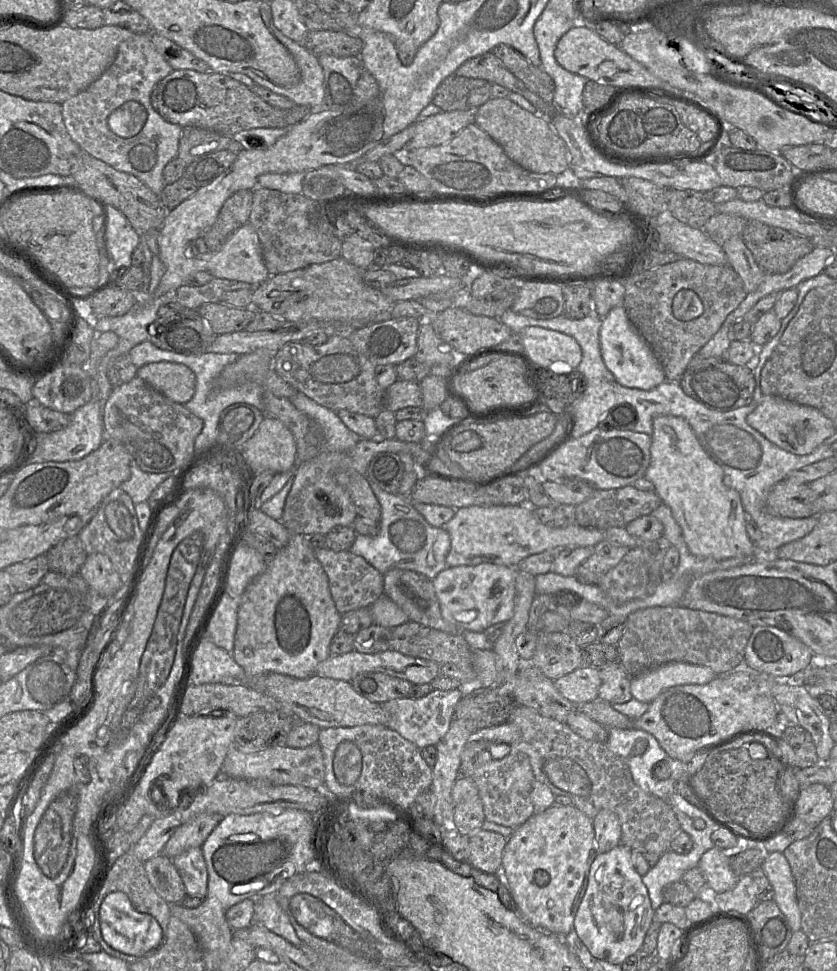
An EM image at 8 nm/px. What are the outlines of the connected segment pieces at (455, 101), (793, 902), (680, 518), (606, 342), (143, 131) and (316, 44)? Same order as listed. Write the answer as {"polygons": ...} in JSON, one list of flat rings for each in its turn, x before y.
{"polygons":[[[452,74,437,88,433,103,444,112,469,109,468,97,472,90,492,84,485,79]],[[771,852,762,864,762,869,774,890,774,901,785,915,791,930,801,929,796,884,788,860,781,852]],[[660,415,653,420,650,464,645,477,653,483,656,494,667,505,681,527,689,551,702,558,723,560,729,558,754,559,754,543,750,540,746,525,747,514,742,507,739,493,726,486,722,468,713,461,701,446,690,425,680,417]],[[622,304,614,307,602,320,600,350,607,369,622,386,652,390,667,380,660,362,629,321]],[[144,33,134,34,131,38,120,44,114,62,95,82,93,82,84,91,71,97,70,99,66,100,64,103,61,104,64,125,71,138,83,150,85,150,88,154,90,154,94,158,97,158,107,163,108,165,110,165,111,167,113,167,118,171,122,171,134,175,139,180,141,180,144,184,146,184,158,196,161,195,164,187,166,186,166,182,163,178,163,169,170,160,177,157,179,140,183,131,183,127,164,120,160,116,160,114,152,107,150,101,150,95,154,86,159,81,164,79,167,75,169,75,169,73,172,70,173,69,168,64,168,62,162,57,162,55,155,48,149,34,144,34]],[[310,30,302,42,303,46,316,57,333,55,336,57,360,57,363,40,346,31]]]}

